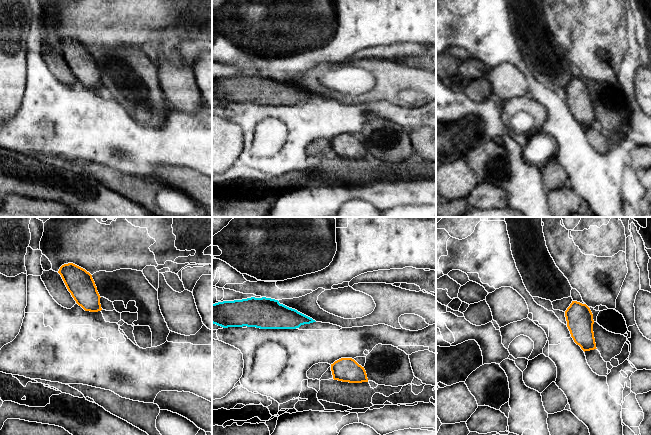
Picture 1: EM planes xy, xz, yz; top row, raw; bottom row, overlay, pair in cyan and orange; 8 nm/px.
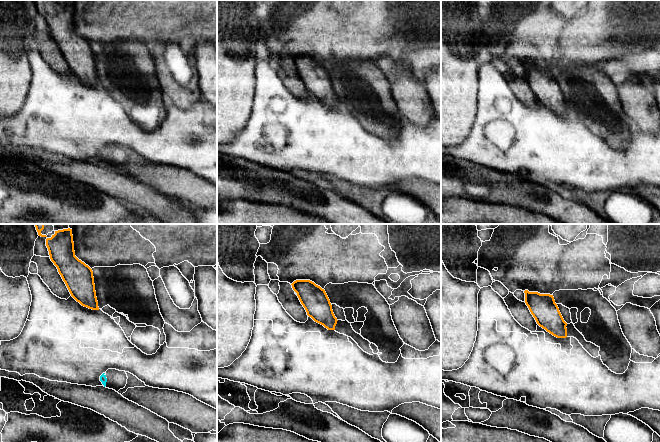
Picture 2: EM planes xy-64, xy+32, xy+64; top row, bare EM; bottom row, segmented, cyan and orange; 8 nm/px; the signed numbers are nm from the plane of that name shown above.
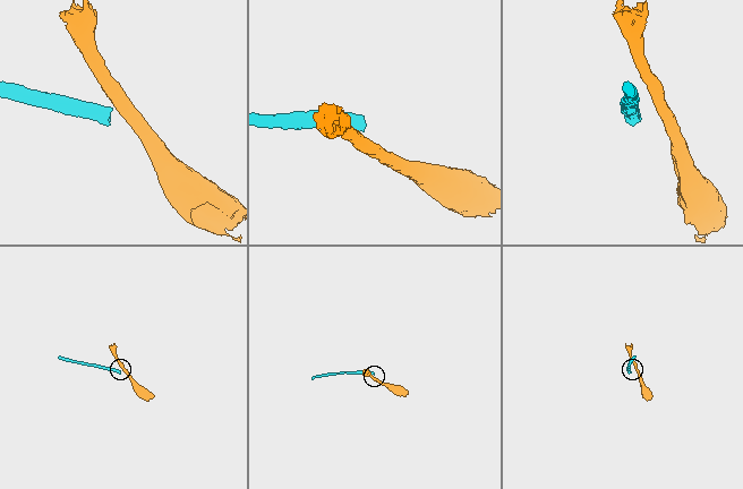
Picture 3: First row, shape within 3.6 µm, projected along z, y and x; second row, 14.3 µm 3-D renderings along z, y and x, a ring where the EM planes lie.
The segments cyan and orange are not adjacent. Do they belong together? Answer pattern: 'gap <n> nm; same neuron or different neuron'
gap 360 nm; different neuron

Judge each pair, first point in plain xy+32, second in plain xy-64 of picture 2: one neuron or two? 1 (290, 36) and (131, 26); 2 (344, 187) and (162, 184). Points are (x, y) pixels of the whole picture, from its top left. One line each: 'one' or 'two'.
1: one
2: two

